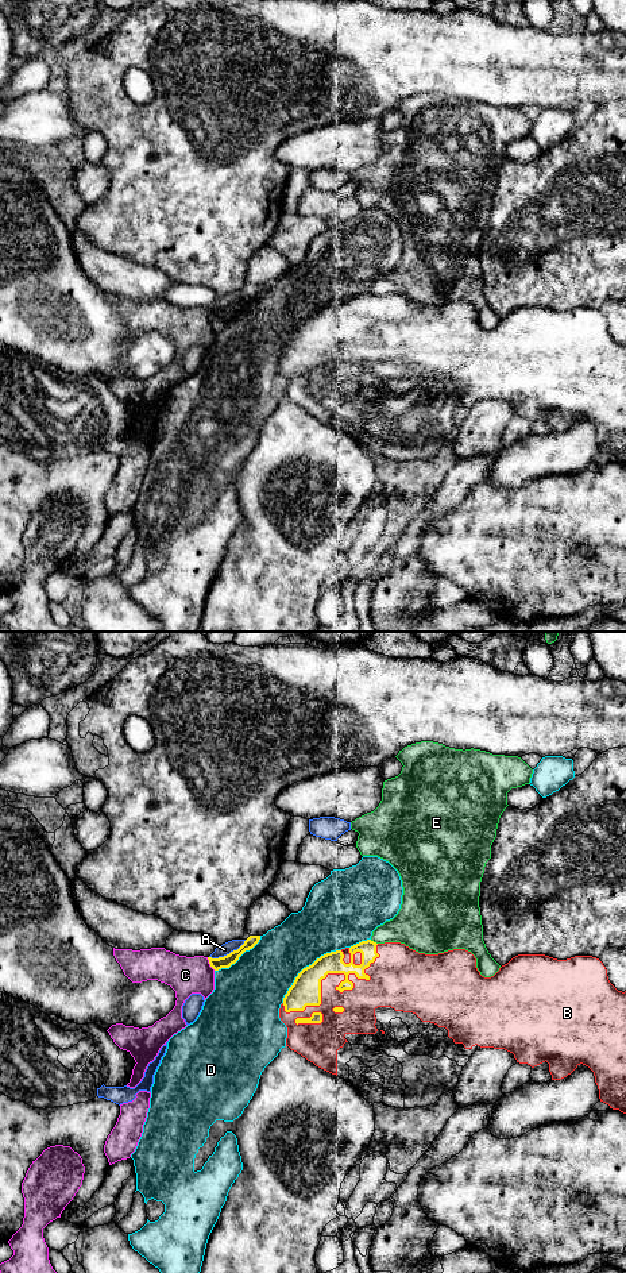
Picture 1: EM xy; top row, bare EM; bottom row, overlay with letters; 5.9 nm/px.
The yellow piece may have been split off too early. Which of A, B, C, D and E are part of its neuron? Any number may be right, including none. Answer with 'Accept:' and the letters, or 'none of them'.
Accept: B

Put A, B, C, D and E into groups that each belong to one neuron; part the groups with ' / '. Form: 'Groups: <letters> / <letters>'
Groups: A / B / C / D / E

